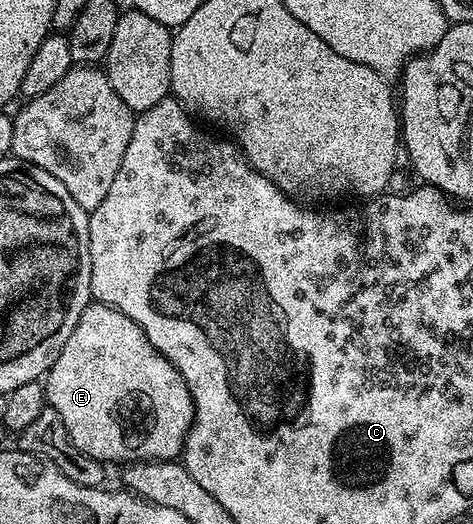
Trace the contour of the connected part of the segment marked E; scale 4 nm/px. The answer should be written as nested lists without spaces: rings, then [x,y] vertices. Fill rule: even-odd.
[[[91,303],[79,315],[75,331],[63,343],[63,351],[43,378],[48,408],[59,411],[71,443],[91,459],[102,463],[121,461],[172,461],[182,456],[193,425],[193,400],[183,375],[147,339],[147,335],[123,311]]]

